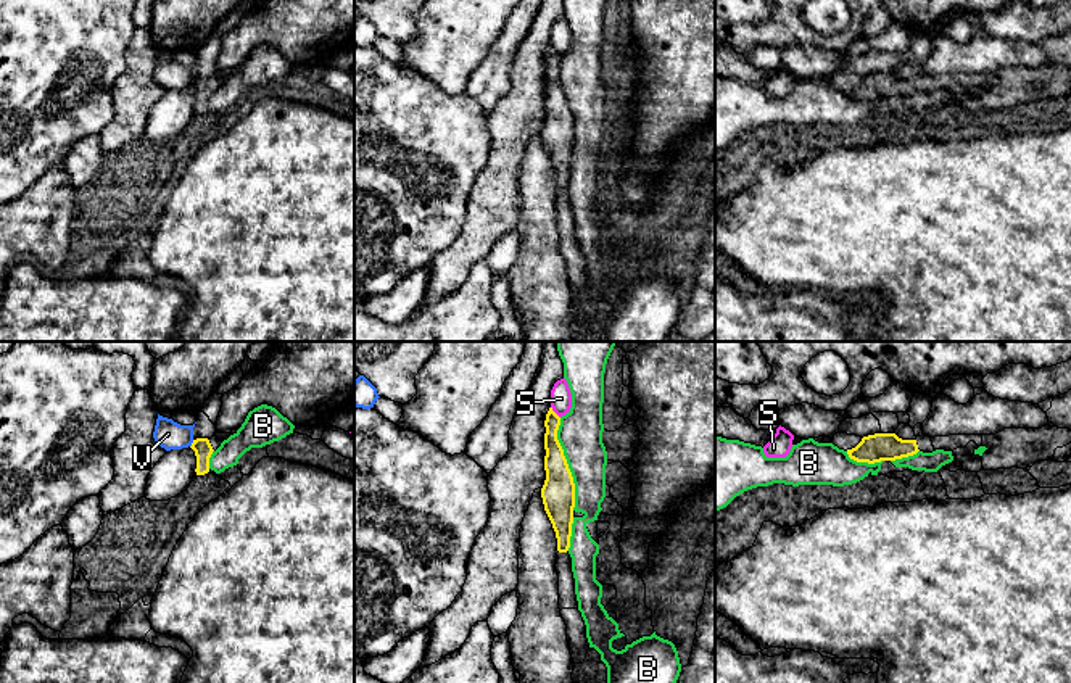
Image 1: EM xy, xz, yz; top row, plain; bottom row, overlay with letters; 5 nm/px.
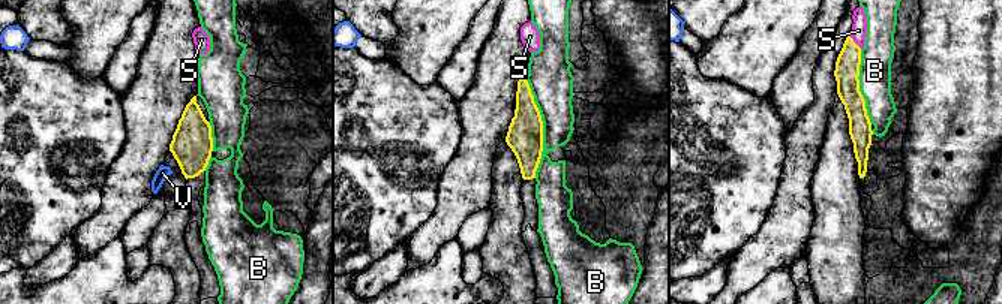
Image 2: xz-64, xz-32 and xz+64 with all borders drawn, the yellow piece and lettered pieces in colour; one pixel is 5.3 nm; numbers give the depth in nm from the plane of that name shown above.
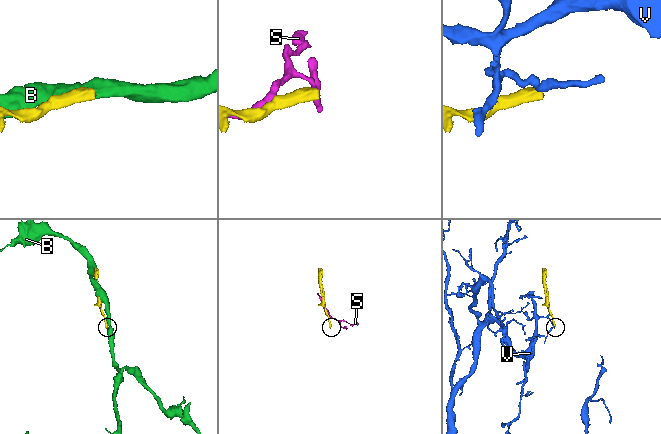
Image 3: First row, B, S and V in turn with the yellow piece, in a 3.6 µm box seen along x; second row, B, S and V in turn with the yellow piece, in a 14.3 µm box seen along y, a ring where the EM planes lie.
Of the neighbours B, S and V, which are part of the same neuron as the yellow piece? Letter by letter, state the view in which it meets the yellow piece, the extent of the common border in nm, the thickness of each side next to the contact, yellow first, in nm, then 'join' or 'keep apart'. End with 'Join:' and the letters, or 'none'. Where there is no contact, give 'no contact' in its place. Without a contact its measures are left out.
B: meets yellow in xz; contact 460 nm long; 170 nm thick on the yellow side, 220 nm on the other; keep apart
S: meets yellow in xz; contact 80 nm long; 110 nm thick on the yellow side, 110 nm on the other; keep apart
V: meets yellow in xy; contact 40 nm long; 90 nm thick on the yellow side, 140 nm on the other; keep apart
Join: none

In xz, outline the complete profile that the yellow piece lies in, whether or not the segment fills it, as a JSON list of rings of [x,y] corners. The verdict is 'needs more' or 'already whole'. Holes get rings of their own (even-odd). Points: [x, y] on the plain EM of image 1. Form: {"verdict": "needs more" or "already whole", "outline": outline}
{"verdict": "needs more", "outline": [[[549,47],[544,60],[546,119],[541,127],[541,137],[557,177],[559,192],[556,198],[556,211],[559,214],[559,248],[567,264],[570,293],[573,303],[583,303],[589,282],[586,277],[586,264],[578,250],[572,197],[569,193],[575,147],[575,122],[564,89],[557,79],[559,64],[560,56]]]}

